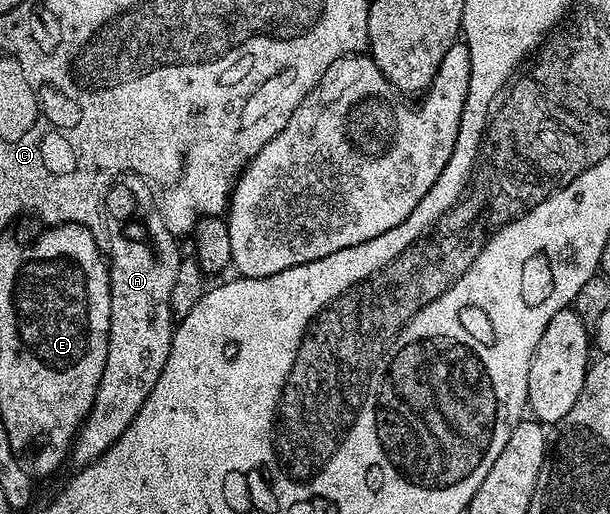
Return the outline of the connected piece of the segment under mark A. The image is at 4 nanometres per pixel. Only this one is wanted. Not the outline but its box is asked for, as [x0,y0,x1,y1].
[71,210,183,467]

